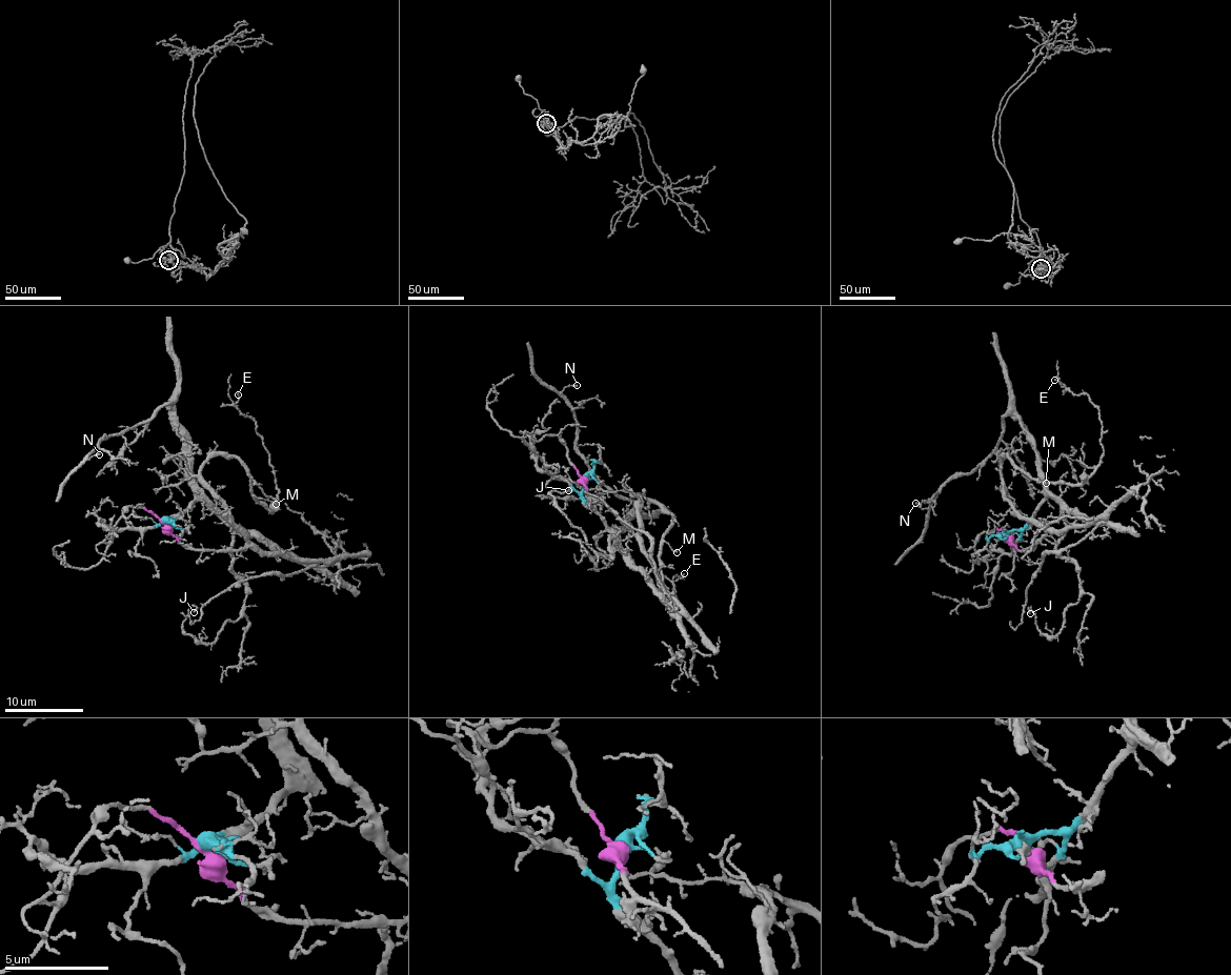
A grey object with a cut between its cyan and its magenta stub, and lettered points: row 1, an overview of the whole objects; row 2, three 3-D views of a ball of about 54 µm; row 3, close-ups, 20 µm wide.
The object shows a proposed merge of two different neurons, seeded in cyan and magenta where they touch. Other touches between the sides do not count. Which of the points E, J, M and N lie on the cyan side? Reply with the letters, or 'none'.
J, N

